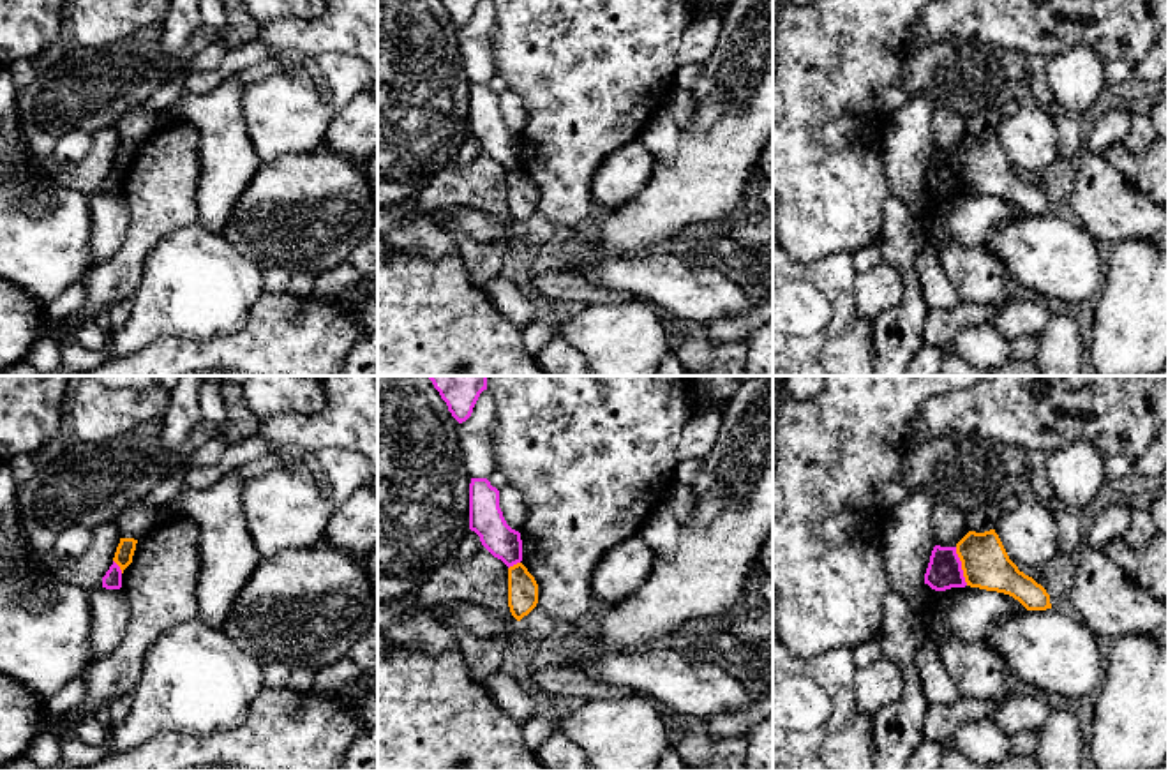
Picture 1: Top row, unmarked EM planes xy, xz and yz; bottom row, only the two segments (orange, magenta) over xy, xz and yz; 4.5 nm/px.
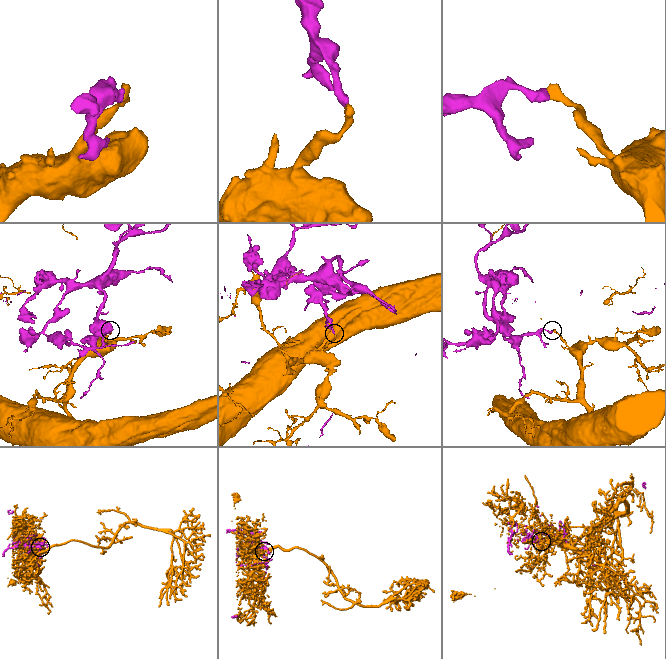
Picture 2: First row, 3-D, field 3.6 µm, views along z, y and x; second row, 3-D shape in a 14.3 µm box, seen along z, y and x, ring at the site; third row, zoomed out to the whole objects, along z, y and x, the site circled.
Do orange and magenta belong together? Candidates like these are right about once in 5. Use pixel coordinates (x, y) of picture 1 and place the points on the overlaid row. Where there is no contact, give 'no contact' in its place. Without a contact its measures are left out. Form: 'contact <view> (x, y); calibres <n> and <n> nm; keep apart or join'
contact yz (962, 567); calibres 220 and 160 nm; keep apart

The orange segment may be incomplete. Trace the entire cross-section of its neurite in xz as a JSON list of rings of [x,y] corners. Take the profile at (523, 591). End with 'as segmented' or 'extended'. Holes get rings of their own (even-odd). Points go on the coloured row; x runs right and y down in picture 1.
[[[522,563],[508,568],[508,607],[512,616],[520,621],[538,603],[538,584]]] | as segmented

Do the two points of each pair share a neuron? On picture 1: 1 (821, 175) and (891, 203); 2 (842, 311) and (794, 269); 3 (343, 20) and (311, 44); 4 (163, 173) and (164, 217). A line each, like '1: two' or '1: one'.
1: two
2: one
3: one
4: one

